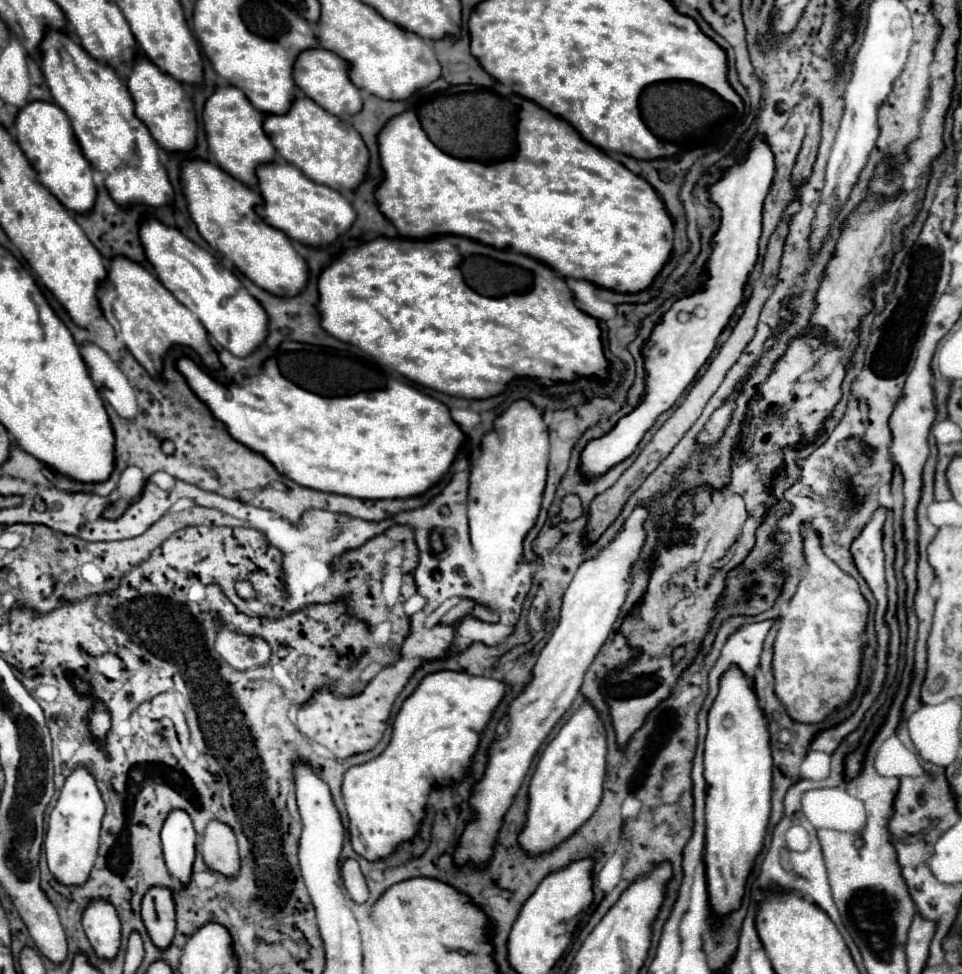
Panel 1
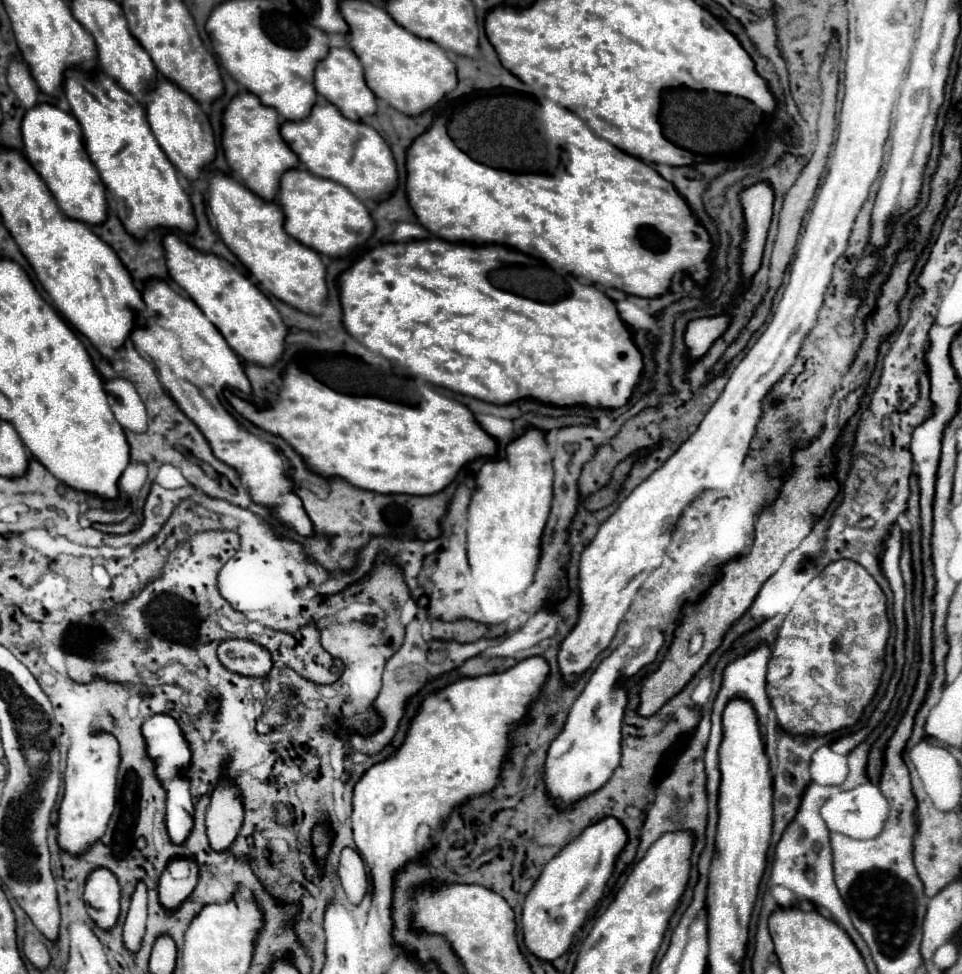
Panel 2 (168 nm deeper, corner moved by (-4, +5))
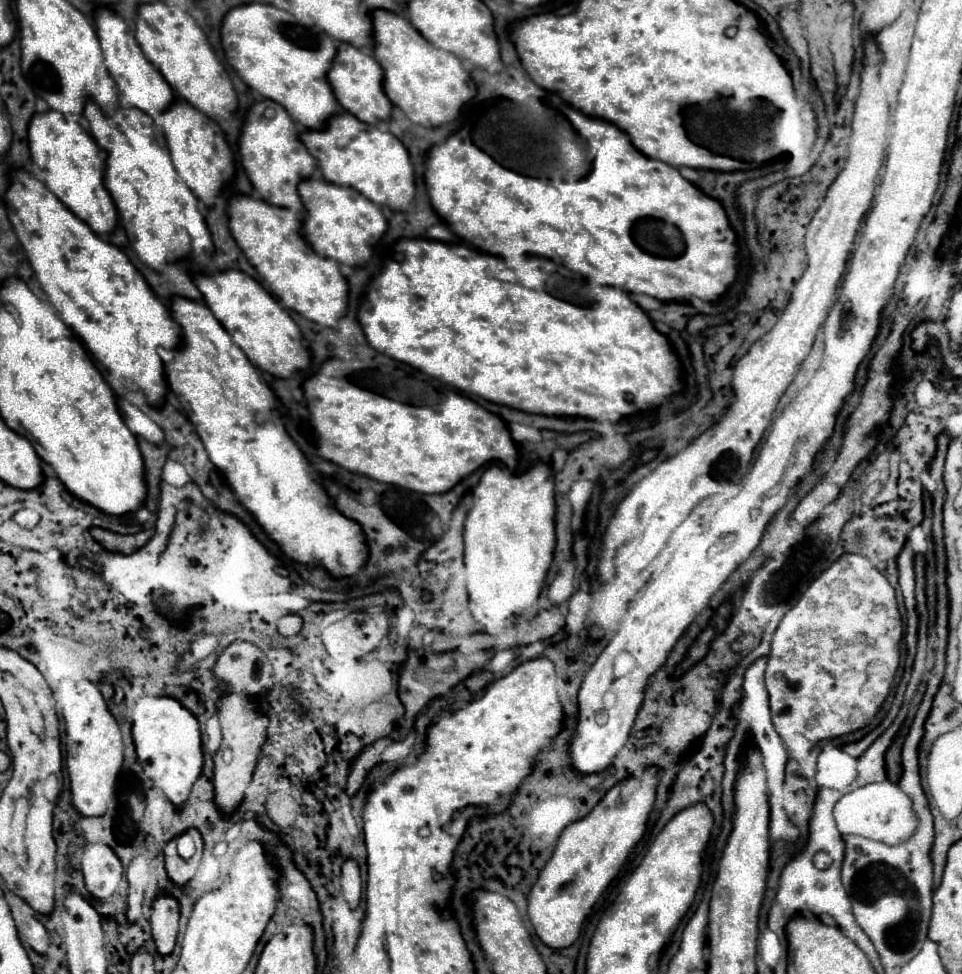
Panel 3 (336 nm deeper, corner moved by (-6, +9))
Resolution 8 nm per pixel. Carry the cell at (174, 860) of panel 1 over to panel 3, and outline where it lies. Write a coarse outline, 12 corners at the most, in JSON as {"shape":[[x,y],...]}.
{"shape":[[168,696],[140,698],[132,736],[174,806],[202,770],[198,720]]}

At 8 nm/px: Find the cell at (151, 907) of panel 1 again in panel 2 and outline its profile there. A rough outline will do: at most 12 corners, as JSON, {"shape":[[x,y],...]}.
{"shape":[[198,866],[188,878],[160,876],[160,904],[176,910],[196,888]]}

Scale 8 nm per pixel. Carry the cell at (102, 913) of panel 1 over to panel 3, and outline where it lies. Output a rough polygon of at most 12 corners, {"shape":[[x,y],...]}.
{"shape":[[88,844],[82,856],[86,890],[110,898],[122,864],[106,844]]}

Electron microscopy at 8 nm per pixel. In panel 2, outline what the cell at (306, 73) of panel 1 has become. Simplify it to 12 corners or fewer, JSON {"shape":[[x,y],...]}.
{"shape":[[330,48],[314,86],[348,120],[376,112],[350,48]]}

